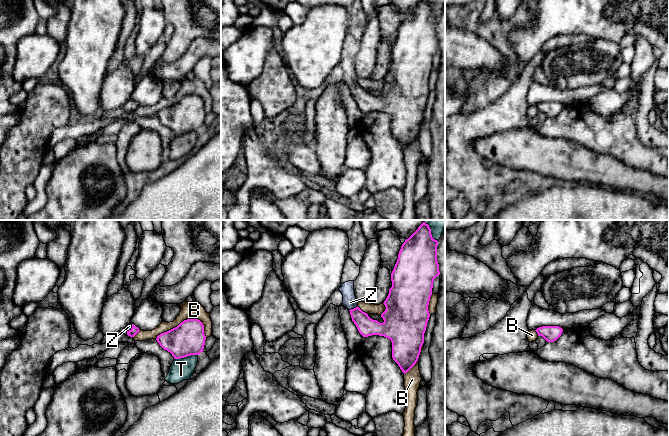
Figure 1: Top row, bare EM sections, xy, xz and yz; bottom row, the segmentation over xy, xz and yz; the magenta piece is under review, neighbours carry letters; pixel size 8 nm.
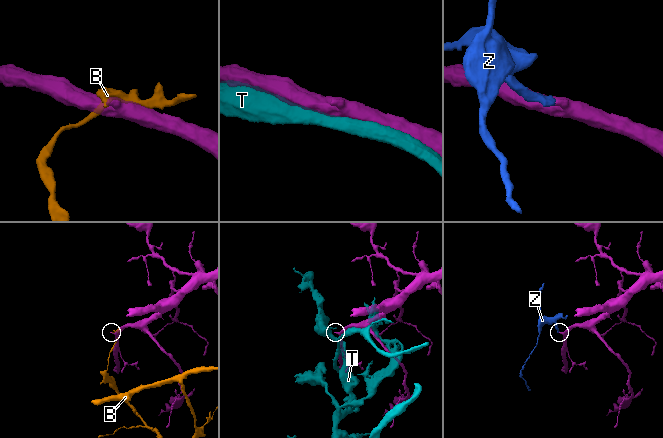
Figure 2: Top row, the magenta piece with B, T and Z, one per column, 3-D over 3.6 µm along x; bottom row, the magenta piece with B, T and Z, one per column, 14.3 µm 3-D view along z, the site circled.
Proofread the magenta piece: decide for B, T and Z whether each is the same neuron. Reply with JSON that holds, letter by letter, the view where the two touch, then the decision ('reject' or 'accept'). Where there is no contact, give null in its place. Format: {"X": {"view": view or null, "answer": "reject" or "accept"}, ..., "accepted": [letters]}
{"B": {"view": "xy", "answer": "reject"}, "T": {"view": "xy", "answer": "reject"}, "Z": {"view": "xz", "answer": "accept"}, "accepted": ["Z"]}

